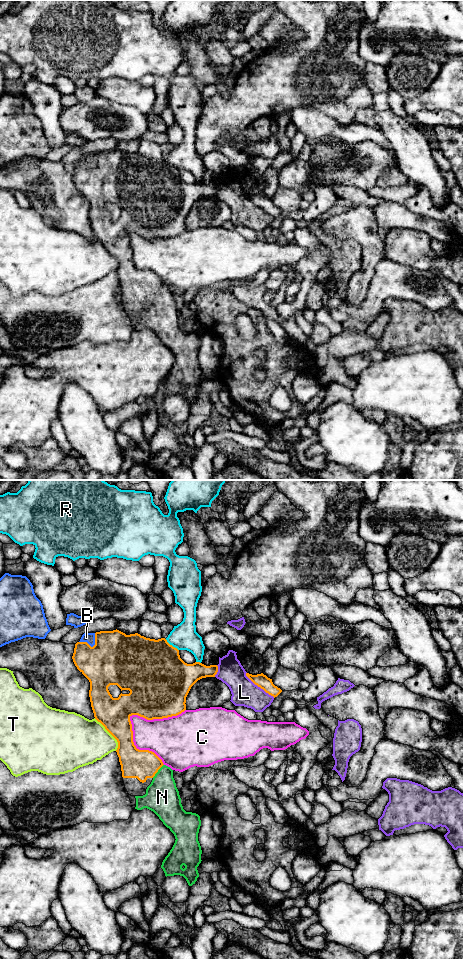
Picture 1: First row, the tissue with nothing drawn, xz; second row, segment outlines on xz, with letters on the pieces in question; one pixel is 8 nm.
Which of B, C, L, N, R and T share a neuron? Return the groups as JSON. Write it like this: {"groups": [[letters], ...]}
{"groups": [["B"], ["C"], ["L"], ["N"], ["R"], ["T"]]}

